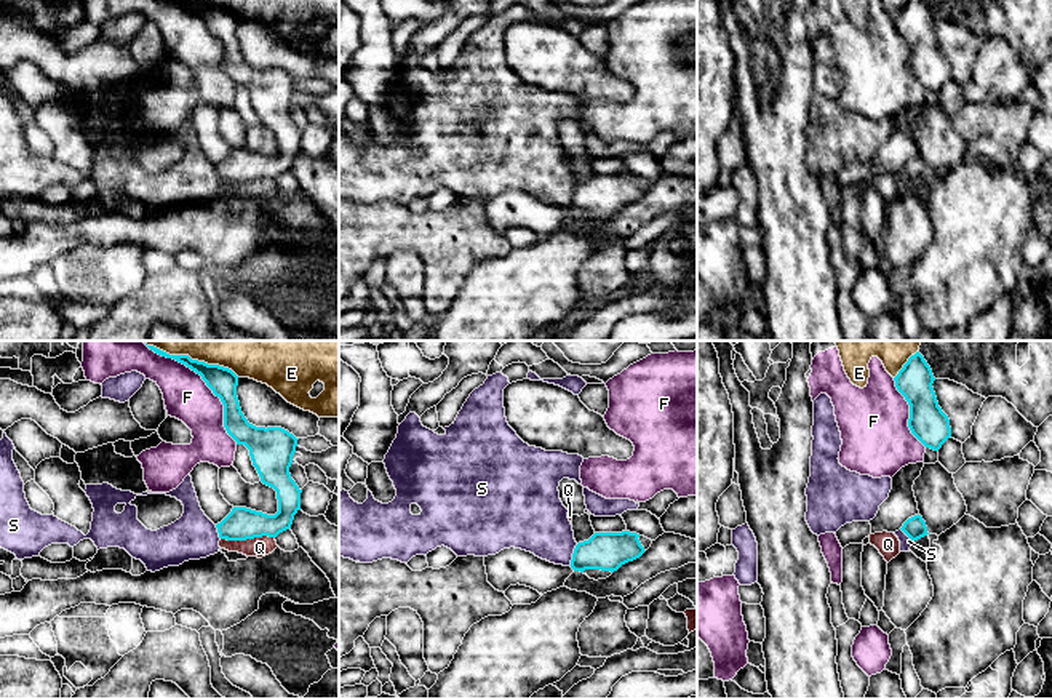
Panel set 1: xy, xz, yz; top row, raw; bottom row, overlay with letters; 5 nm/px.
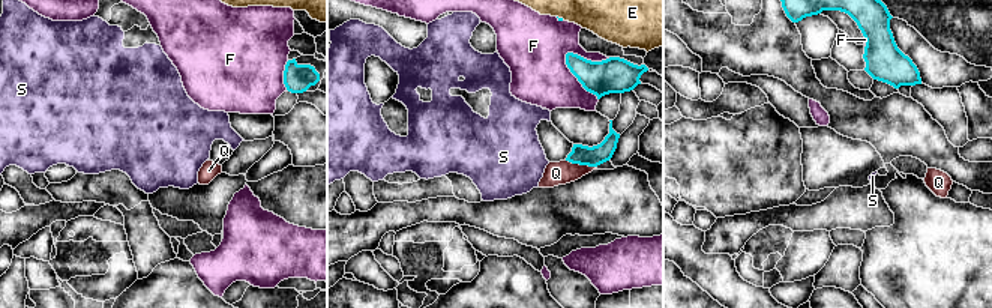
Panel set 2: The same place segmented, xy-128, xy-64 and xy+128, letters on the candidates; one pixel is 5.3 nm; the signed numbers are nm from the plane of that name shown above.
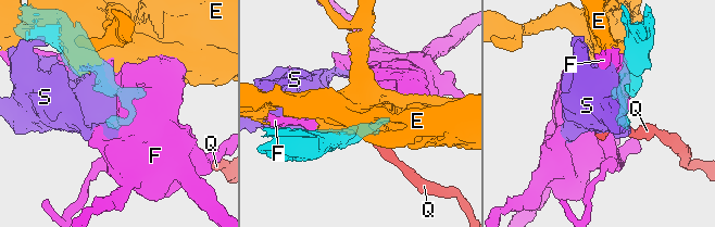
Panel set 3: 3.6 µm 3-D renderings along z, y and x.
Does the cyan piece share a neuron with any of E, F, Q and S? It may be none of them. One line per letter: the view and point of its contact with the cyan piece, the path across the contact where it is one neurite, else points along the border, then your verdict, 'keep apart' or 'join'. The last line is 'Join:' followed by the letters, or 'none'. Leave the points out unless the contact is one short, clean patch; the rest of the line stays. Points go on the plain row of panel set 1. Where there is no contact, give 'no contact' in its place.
E: contact yz (902, 10); join
F: contact xy (216, 37); keep apart
Q: contact xy (247, 179); border xy (274, 178), (221, 181); keep apart
S: contact xz (573, 197); border xz (577, 186), (569, 207); keep apart
Join: E

